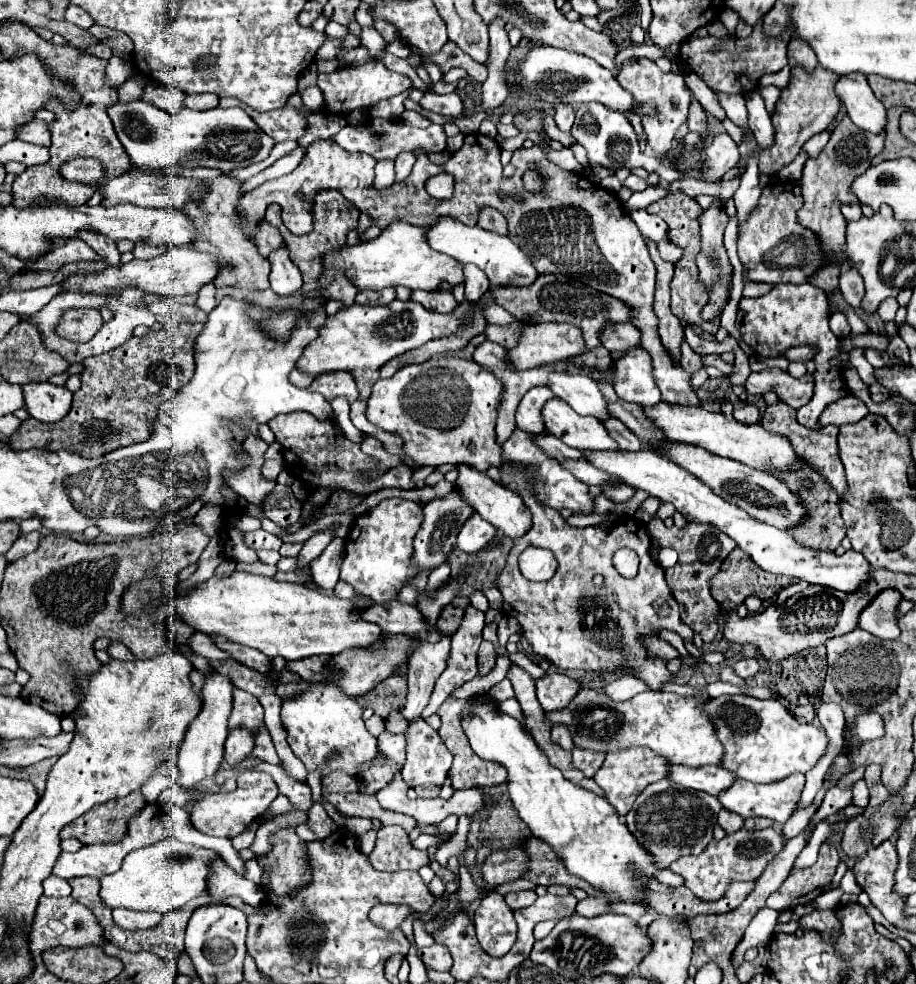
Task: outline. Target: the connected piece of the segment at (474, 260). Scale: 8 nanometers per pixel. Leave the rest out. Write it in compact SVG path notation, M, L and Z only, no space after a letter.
M444 216L434 226L428 228L426 240L434 250L448 254L462 264L476 264L480 270L486 272L492 286L528 286L538 276L536 268L532 266L530 256L524 254L508 236L480 230L478 226L474 228L464 226L462 222L448 216Z

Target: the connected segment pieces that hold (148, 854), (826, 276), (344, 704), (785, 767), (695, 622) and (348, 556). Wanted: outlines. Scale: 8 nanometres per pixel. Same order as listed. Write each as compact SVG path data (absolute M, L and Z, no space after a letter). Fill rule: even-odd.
M164 838L152 846L130 852L118 872L100 880L100 896L110 908L156 910L160 914L168 914L182 908L196 896L208 892L208 864L218 856L220 854L214 850L198 848L194 844L182 844L176 838Z
M842 118L842 122L834 128L830 142L822 150L822 154L816 160L808 160L804 164L802 172L802 194L804 194L804 206L798 210L798 220L804 228L812 230L816 238L820 240L824 260L826 264L808 280L810 284L822 288L826 296L830 296L834 290L838 290L838 276L840 276L840 252L844 250L844 232L846 232L846 220L840 212L842 204L856 204L856 194L850 190L852 180L860 174L864 174L870 168L870 160L878 156L884 148L884 134L870 134L858 130L850 118ZM860 136L860 138L854 138Z
M316 684L308 692L282 702L282 724L288 732L288 744L294 756L304 762L308 774L320 770L320 778L324 778L334 770L342 770L356 776L362 764L374 760L378 752L376 738L366 730L362 712L362 706L334 684Z
M720 696L706 704L720 742L724 744L724 768L736 776L768 784L790 774L806 774L826 754L828 736L816 724L800 724L778 700L758 700L750 696Z
M652 519L646 524L646 530L652 538L662 548L674 548L678 552L678 564L674 568L666 570L666 582L668 588L672 590L672 596L680 604L680 614L682 622L688 624L696 634L702 636L704 644L714 642L716 634L720 632L720 604L712 598L710 584L712 576L720 572L720 564L728 554L736 548L736 542L722 534L718 528L708 526L708 524L688 524L684 530L673 525L671 528L666 527L660 519Z
M404 498L382 500L376 508L358 516L346 538L340 580L352 584L358 594L372 598L376 604L398 600L400 590L420 572L420 568L412 566L412 540L420 530L420 524L422 506Z

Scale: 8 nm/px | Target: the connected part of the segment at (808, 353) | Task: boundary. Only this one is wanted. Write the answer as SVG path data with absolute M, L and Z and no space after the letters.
M796 346L796 348L786 350L786 358L790 362L808 362L814 358L814 354L816 354L816 348L812 346Z

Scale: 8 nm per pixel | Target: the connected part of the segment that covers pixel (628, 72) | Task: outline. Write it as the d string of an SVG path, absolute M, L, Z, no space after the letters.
M630 58L622 64L622 70L618 74L618 80L620 84L640 102L648 102L648 100L654 100L656 106L658 106L658 112L656 116L644 116L642 118L642 126L644 126L644 132L648 136L648 146L652 148L654 156L662 162L666 160L670 148L672 148L672 140L674 140L674 134L678 130L680 124L686 122L688 118L688 106L690 106L690 92L686 88L686 82L684 82L684 76L682 74L676 74L676 72L670 72L670 74L664 74L656 62L648 60L648 58Z

